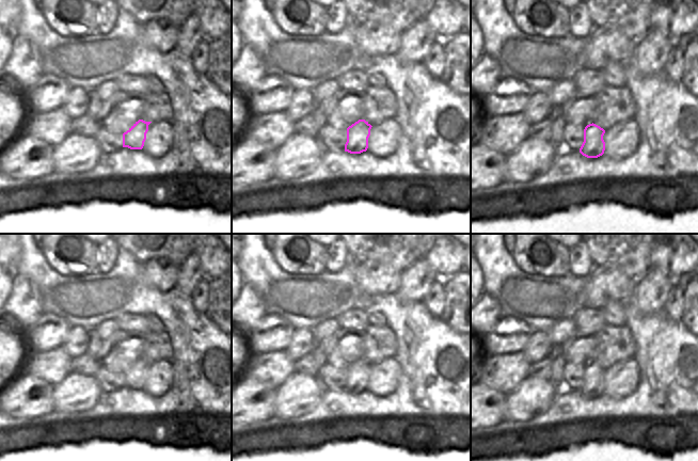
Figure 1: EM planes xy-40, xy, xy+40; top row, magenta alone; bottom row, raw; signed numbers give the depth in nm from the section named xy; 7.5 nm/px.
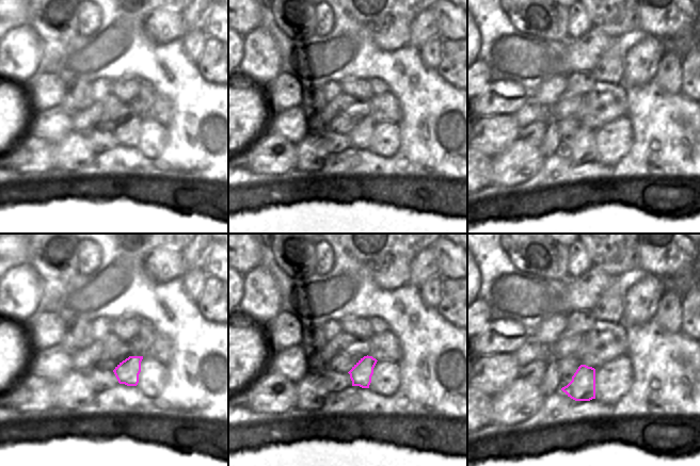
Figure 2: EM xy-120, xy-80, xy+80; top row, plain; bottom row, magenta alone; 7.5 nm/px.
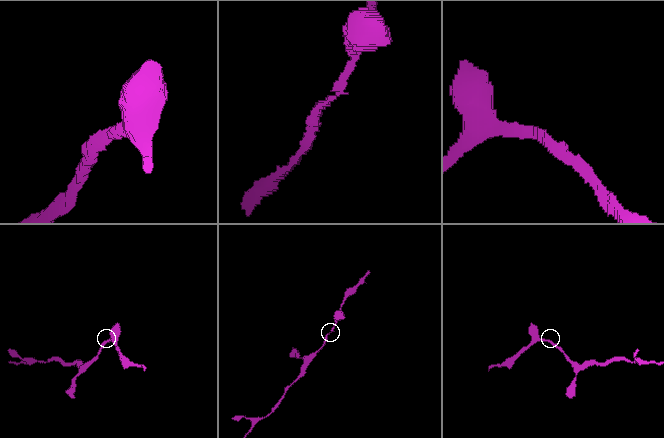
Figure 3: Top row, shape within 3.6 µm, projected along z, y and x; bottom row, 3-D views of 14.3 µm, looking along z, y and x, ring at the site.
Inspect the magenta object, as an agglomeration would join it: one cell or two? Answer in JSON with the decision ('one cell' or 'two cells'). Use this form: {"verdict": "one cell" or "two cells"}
{"verdict": "one cell"}

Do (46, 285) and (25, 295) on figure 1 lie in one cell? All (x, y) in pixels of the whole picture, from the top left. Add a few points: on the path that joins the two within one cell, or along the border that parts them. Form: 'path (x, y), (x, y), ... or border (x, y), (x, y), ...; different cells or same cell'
border (17, 273), (21, 274), (34, 287), (42, 313); different cells

